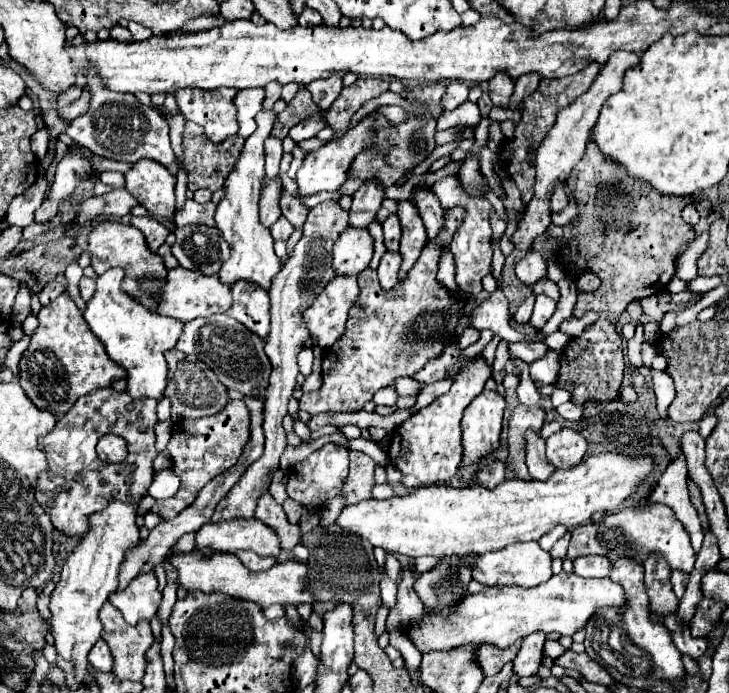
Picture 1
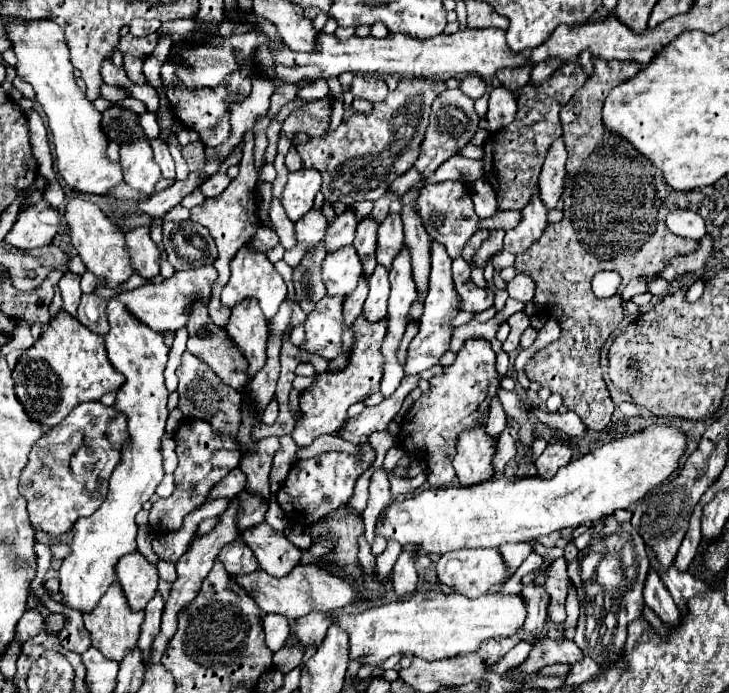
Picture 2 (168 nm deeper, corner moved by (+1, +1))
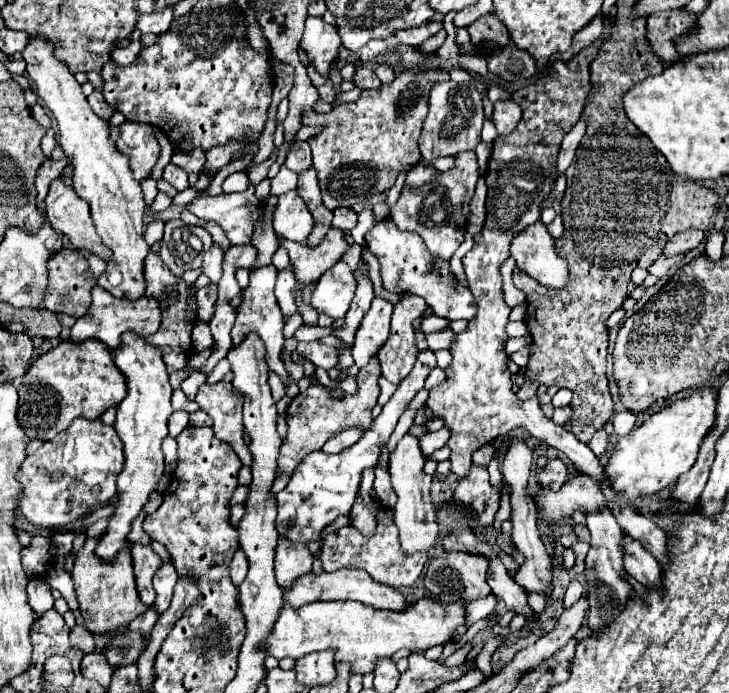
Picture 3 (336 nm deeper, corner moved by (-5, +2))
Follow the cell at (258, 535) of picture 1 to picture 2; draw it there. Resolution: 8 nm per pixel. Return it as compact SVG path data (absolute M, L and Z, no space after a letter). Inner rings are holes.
M267 523L245 531L241 539L253 549L259 567L273 577L285 577L297 563L301 563L301 549L297 549L285 533L275 531Z

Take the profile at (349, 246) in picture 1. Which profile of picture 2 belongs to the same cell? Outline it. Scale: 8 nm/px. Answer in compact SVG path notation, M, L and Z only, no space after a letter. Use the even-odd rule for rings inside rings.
M353 245L329 253L323 261L321 277L327 295L349 295L361 277L361 261Z

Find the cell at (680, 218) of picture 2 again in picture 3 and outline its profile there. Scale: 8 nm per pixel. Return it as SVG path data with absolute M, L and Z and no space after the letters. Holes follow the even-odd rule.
M689 228L689 230L685 230L685 232L679 232L679 234L671 240L669 246L663 248L663 254L665 254L665 256L673 256L673 254L677 254L677 252L693 250L693 248L697 248L697 246L703 242L703 238L705 238L703 230Z

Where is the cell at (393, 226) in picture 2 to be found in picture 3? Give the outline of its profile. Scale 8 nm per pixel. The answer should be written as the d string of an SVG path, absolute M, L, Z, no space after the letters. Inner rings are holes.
M381 220L375 224L367 234L365 234L365 244L369 250L379 258L381 264L381 278L383 278L383 288L395 294L401 292L413 292L433 308L433 314L449 318L449 320L471 320L477 314L477 302L471 294L469 288L457 284L453 286L449 282L449 262L437 260L427 248L421 236L415 232L399 230L393 220Z

